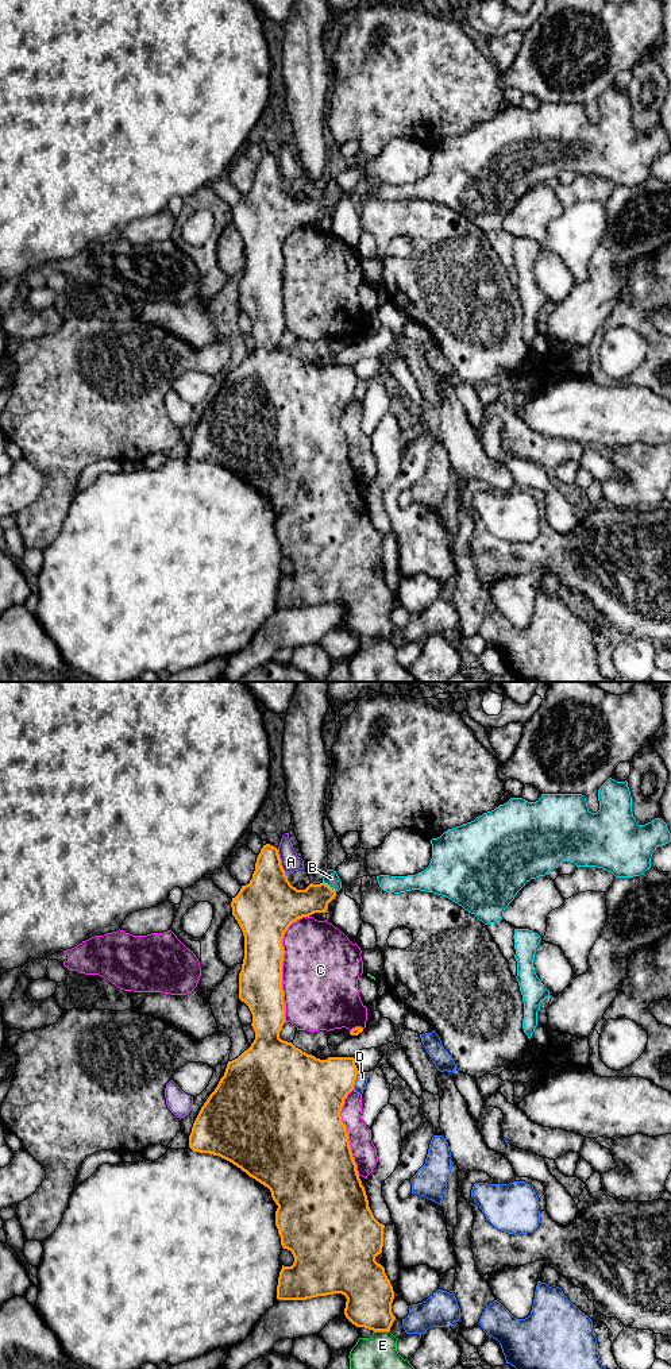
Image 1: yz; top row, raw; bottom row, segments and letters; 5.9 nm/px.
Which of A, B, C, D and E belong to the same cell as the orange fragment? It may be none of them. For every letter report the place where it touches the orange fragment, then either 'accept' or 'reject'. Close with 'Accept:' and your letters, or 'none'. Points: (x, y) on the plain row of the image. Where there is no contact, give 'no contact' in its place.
A: yz (280, 172) | reject
B: yz (328, 195) | accept
C: yz (281, 273) | reject
D: yz (355, 388) | reject
E: yz (382, 639) | reject
Accept: B

